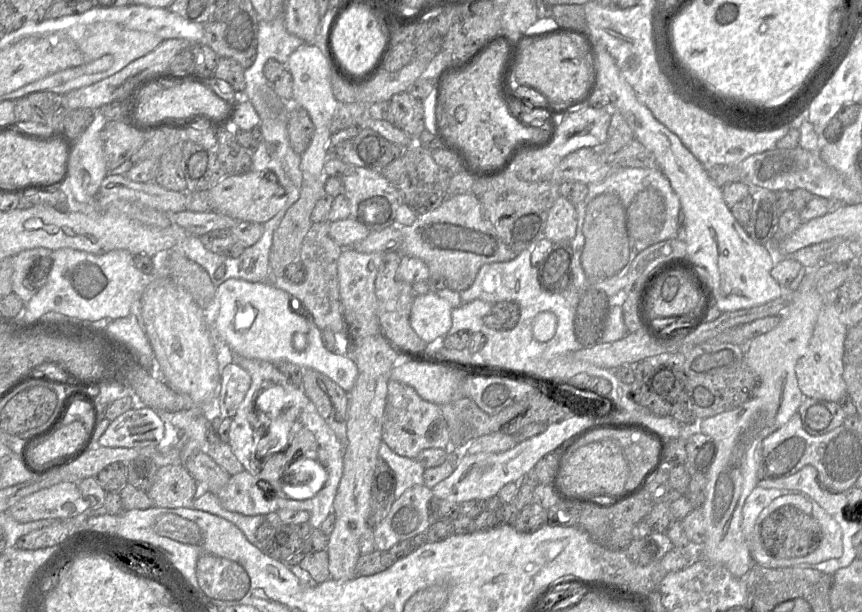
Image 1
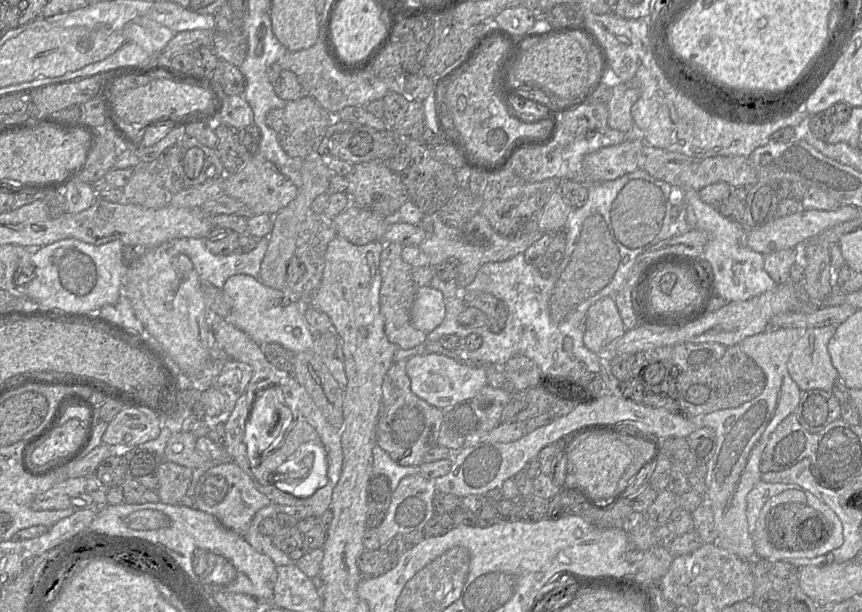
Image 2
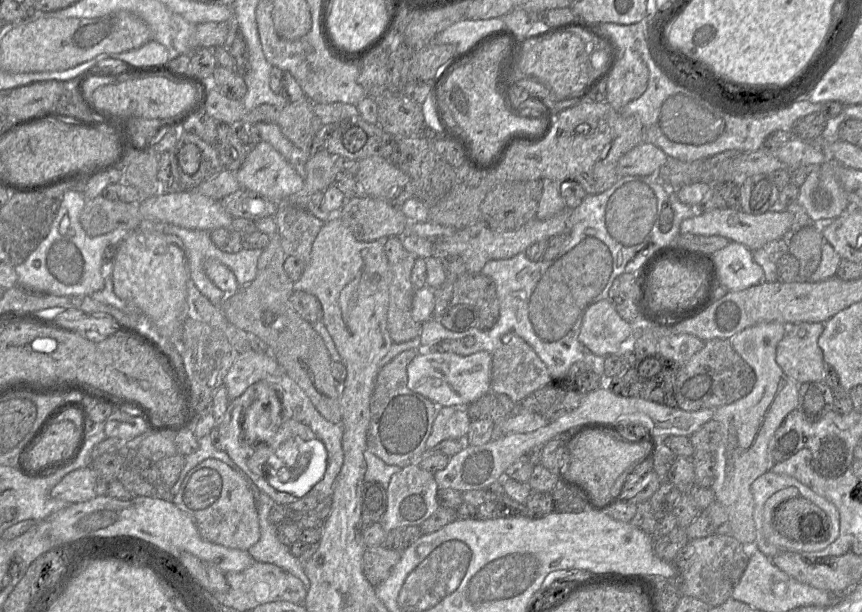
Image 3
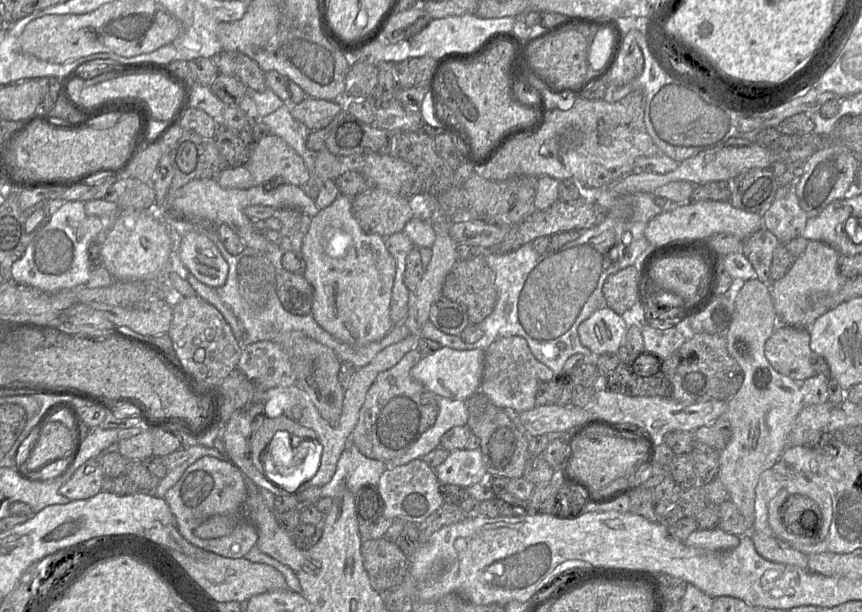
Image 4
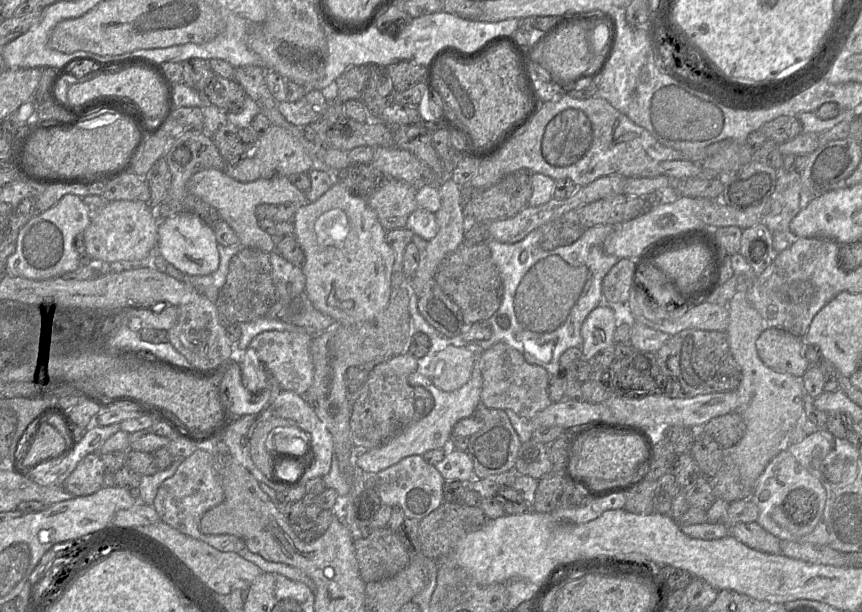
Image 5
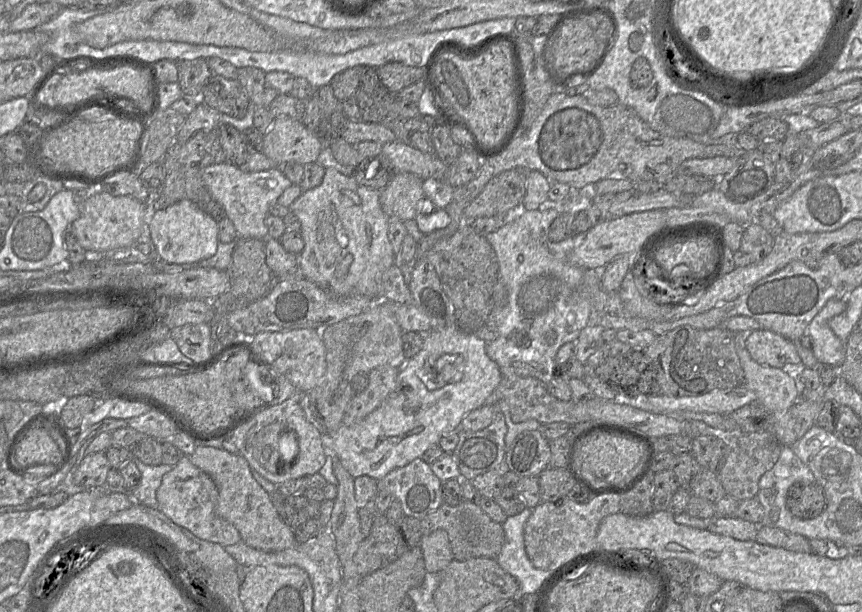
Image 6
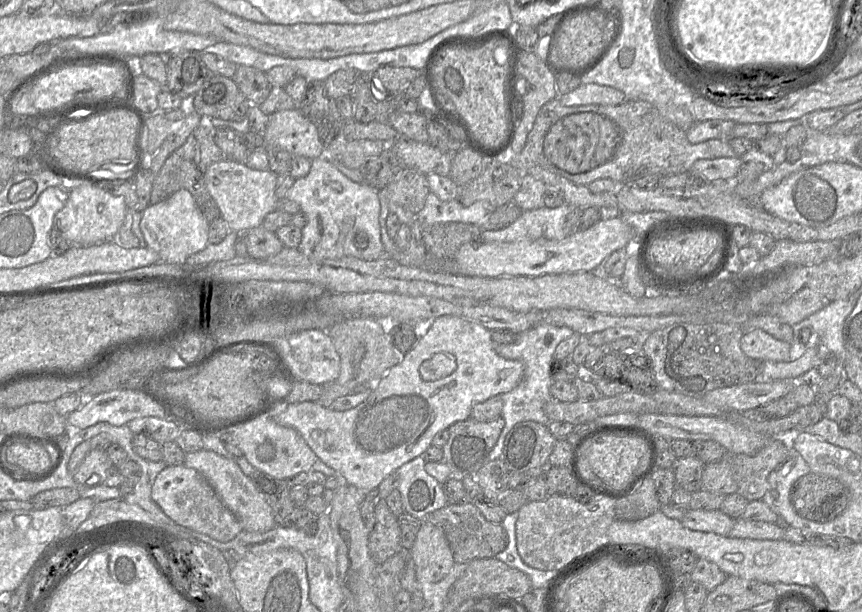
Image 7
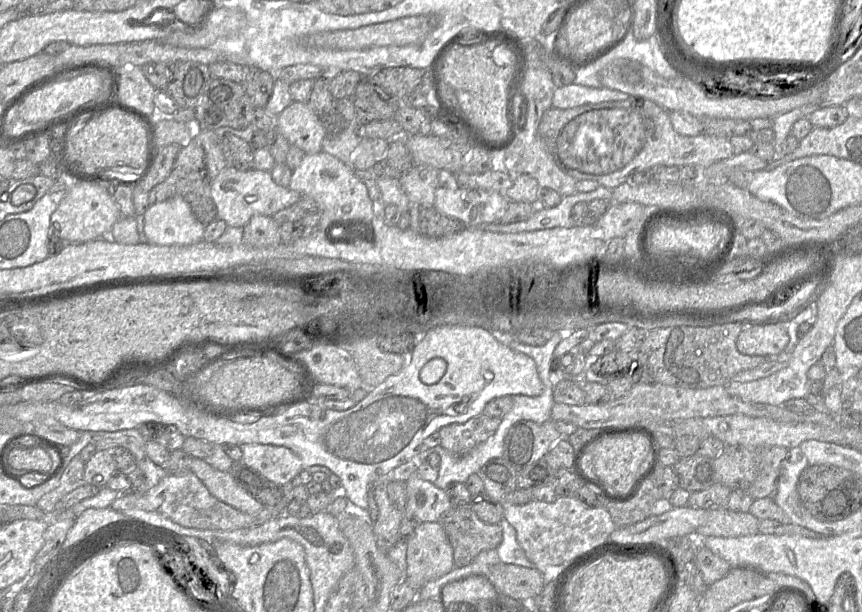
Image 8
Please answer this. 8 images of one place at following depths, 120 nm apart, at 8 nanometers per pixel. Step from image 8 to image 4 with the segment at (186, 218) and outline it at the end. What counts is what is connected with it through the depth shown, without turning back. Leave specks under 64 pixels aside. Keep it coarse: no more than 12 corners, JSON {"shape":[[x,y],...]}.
{"shape":[[201,232],[182,236],[179,256],[212,288],[225,284],[229,266]]}

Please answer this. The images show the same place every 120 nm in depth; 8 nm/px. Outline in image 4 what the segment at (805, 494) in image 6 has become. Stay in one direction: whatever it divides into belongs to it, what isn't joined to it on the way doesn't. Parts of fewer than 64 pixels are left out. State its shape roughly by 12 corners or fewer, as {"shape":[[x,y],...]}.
{"shape":[[803,494],[787,497],[780,519],[791,534],[816,538],[819,505]]}

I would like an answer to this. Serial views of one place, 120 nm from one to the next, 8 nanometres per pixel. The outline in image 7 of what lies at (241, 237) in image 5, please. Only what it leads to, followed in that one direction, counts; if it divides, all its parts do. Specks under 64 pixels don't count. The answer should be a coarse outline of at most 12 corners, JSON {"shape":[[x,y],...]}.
{"shape":[[229,159],[205,187],[230,231],[278,209],[277,174]]}

